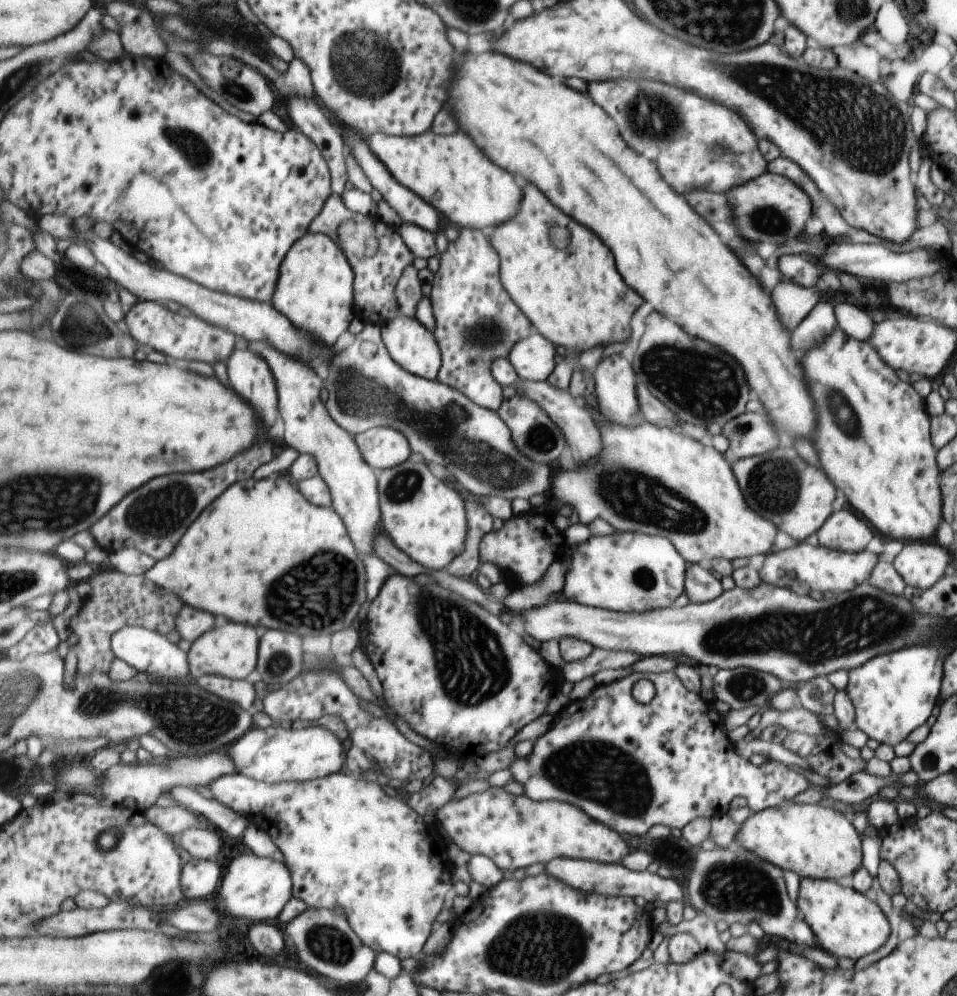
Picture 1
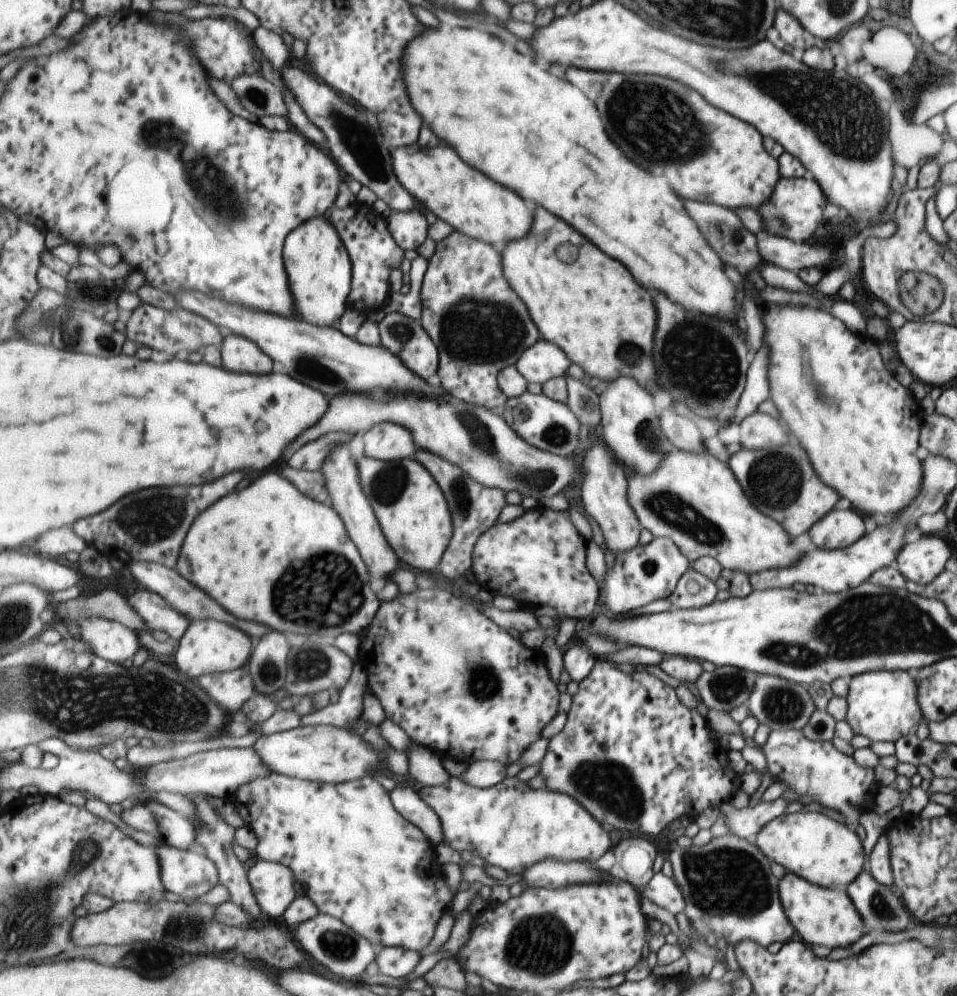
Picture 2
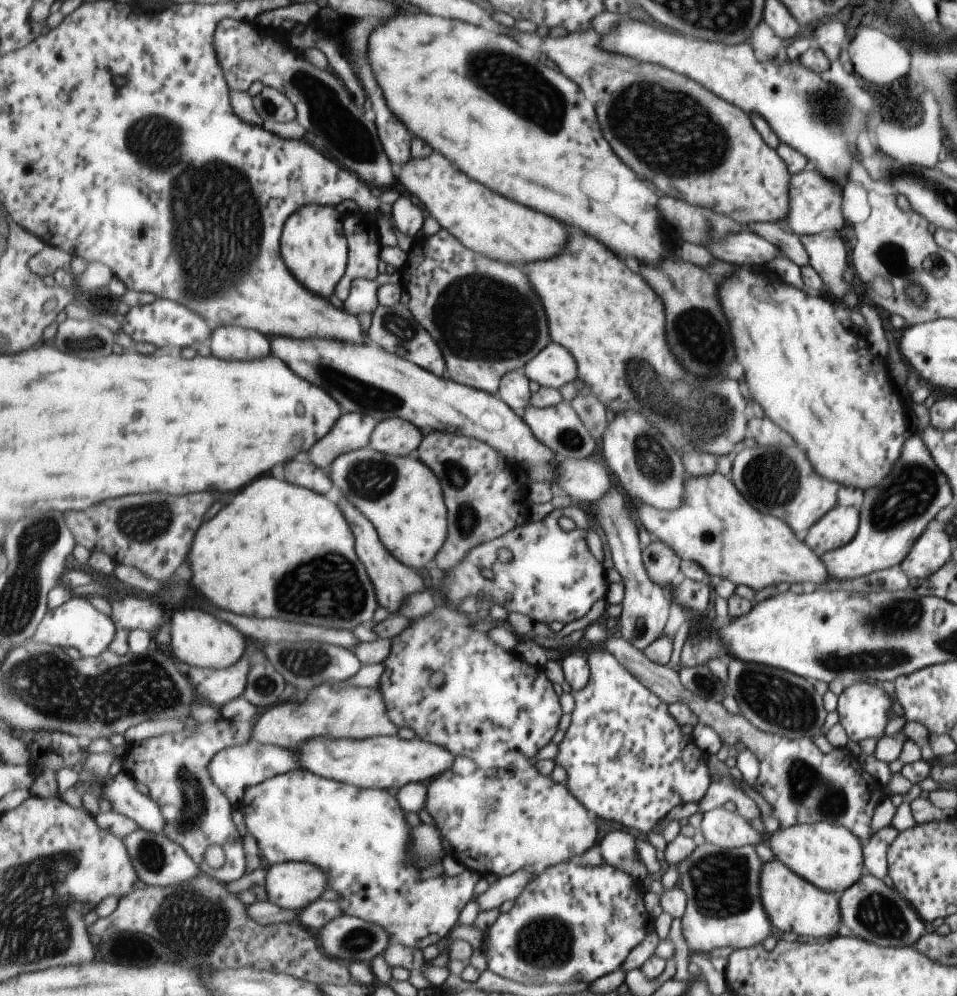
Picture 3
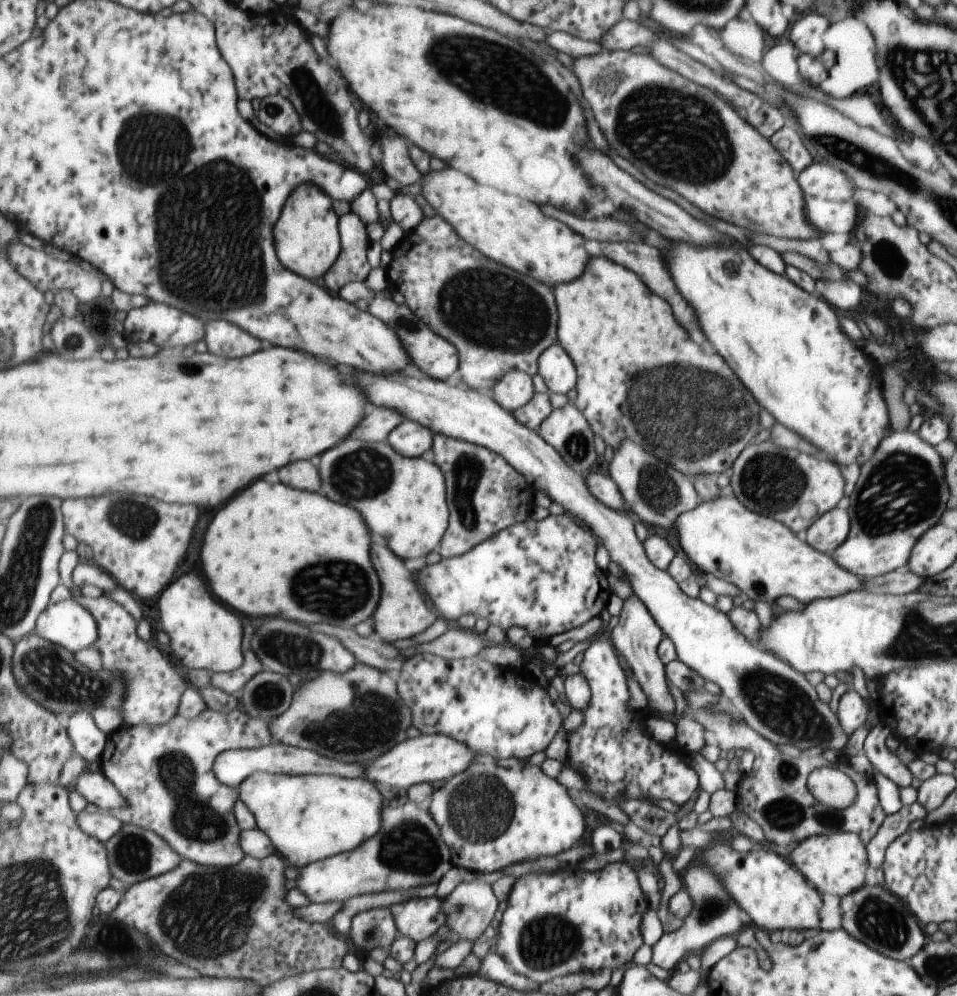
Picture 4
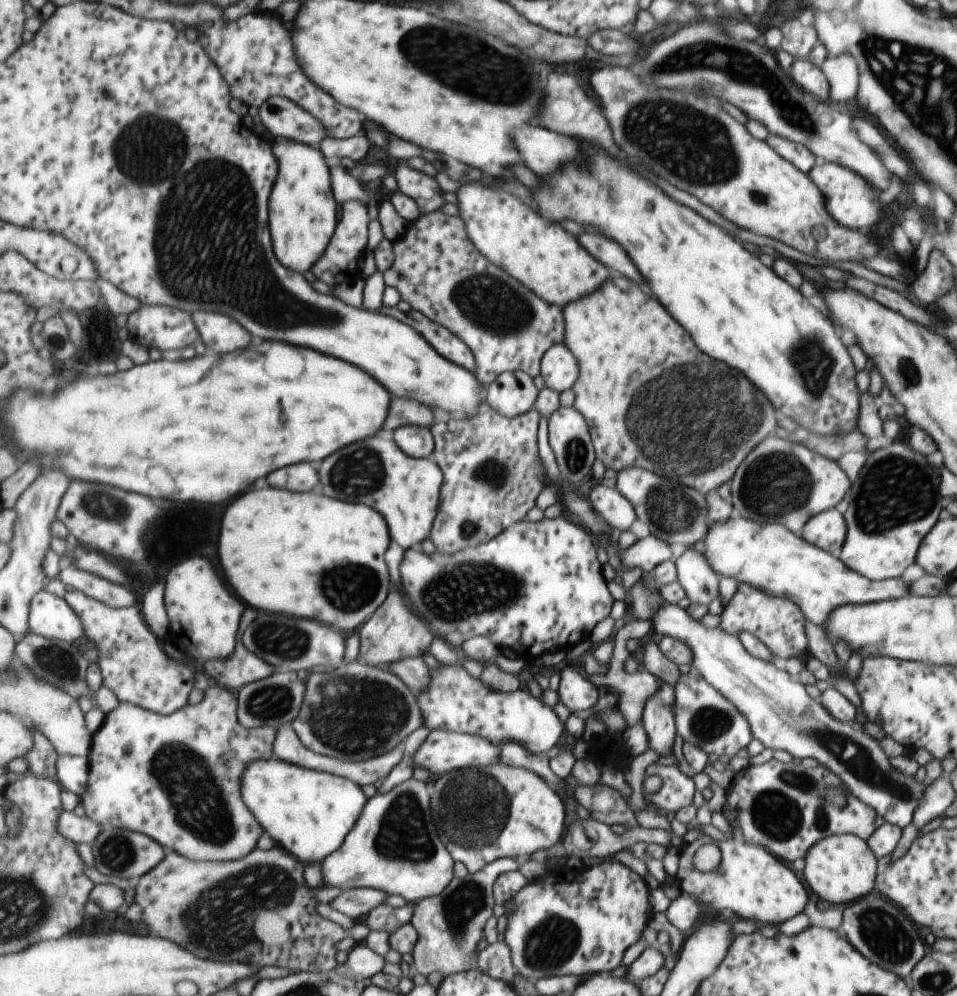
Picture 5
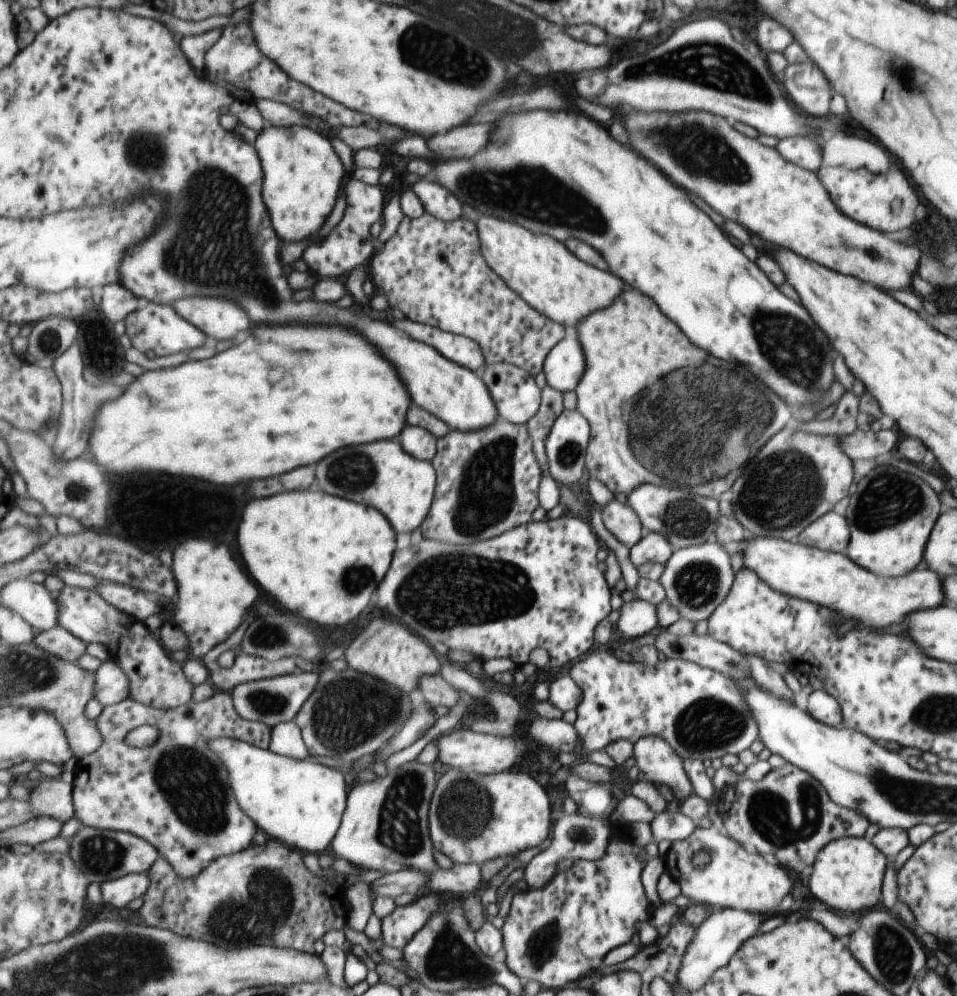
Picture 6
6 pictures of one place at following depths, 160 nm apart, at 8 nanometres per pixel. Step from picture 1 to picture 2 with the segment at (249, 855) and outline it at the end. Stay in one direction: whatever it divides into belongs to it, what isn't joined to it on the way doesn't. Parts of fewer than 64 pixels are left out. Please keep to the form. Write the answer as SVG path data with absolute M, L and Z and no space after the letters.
M259 859L249 868L248 879L268 919L284 916L300 893L293 869L279 861Z

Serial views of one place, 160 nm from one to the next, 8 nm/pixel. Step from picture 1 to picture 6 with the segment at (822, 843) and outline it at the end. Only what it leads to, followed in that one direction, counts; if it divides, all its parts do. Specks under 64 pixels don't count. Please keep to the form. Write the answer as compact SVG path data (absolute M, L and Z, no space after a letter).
M843 837L828 842L816 856L808 880L808 890L831 911L839 910L853 917L859 910L873 908L879 900L881 878L885 878L887 860L885 855L861 837Z

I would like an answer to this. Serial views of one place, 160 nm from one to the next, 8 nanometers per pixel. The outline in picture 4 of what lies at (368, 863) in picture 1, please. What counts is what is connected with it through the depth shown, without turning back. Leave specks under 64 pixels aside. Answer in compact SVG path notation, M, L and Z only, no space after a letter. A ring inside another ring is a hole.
M255 772L251 774L250 778L245 780L245 784L241 786L240 800L246 805L249 811L253 814L256 821L257 829L263 830L269 834L272 844L276 849L276 852L285 859L290 866L297 869L318 862L321 860L329 859L330 857L339 856L347 852L355 851L355 848L365 844L369 838L375 838L379 832L381 832L381 826L383 826L383 808L388 802L383 799L383 796L379 793L379 790L375 788L373 782L363 777L360 778L346 778L334 775L289 775L289 774L271 774L269 772ZM413 896L403 904L391 906L389 910L393 912L399 936L409 936L417 943L429 936L435 936L441 926L447 926L447 914L441 908L445 900L447 896Z

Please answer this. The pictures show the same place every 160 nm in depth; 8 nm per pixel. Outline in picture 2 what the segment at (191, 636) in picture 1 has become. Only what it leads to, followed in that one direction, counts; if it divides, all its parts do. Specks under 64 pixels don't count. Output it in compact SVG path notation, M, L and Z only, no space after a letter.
M149 589L135 591L128 596L129 604L153 631L170 634L171 640L179 642L191 621L175 610L166 600Z

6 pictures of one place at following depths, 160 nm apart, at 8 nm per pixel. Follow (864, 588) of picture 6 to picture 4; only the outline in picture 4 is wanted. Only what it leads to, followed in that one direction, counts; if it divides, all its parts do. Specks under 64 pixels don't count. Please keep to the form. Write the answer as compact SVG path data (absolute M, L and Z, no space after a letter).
M716 498L704 503L699 501L693 510L685 511L677 518L673 529L677 532L683 552L704 572L705 577L712 575L734 584L752 601L771 602L779 596L791 596L806 605L817 599L833 598L851 591L861 591L863 588L862 579L841 568L830 554L814 549L779 521L749 512L735 498Z

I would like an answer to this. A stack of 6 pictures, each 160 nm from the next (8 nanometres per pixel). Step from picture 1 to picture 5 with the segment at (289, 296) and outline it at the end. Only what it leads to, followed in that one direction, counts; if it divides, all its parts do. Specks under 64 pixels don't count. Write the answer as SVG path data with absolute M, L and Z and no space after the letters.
M291 139L272 146L279 160L279 176L269 202L273 246L277 258L297 272L307 272L329 246L339 224L337 200L333 196L332 169L319 146L301 144Z

